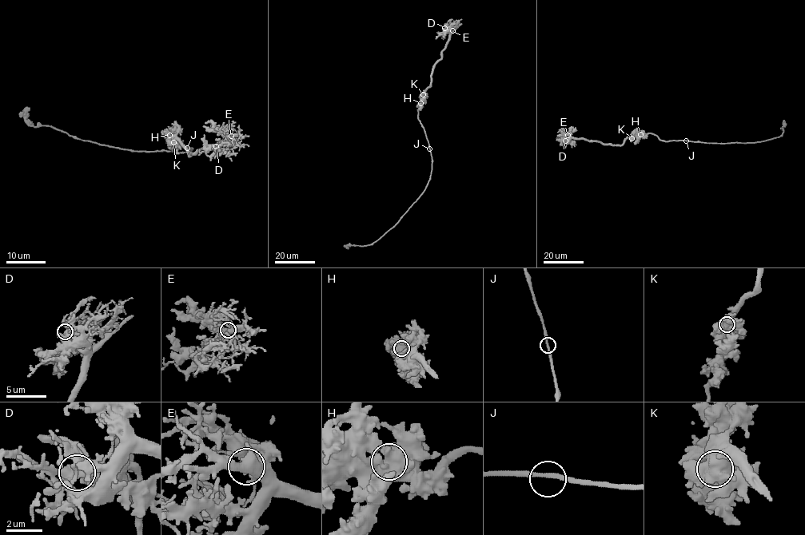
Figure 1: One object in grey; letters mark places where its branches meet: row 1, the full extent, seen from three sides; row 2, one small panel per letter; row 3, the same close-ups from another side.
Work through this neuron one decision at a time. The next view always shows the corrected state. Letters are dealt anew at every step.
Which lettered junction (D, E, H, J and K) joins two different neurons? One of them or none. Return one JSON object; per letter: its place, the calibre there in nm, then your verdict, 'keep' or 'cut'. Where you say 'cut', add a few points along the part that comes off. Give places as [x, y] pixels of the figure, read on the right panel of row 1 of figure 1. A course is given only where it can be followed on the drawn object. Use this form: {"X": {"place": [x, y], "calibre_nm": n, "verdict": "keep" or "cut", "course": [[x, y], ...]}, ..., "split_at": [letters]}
{"D": {"place": [565, 140], "calibre_nm": 400, "verdict": "keep"}, "E": {"place": [567, 135], "calibre_nm": 500, "verdict": "keep"}, "H": {"place": [640, 134], "calibre_nm": 700, "verdict": "keep"}, "J": {"place": [686, 140], "calibre_nm": 220, "verdict": "keep"}, "K": {"place": [631, 138], "calibre_nm": 800, "verdict": "keep"}, "split_at": []}

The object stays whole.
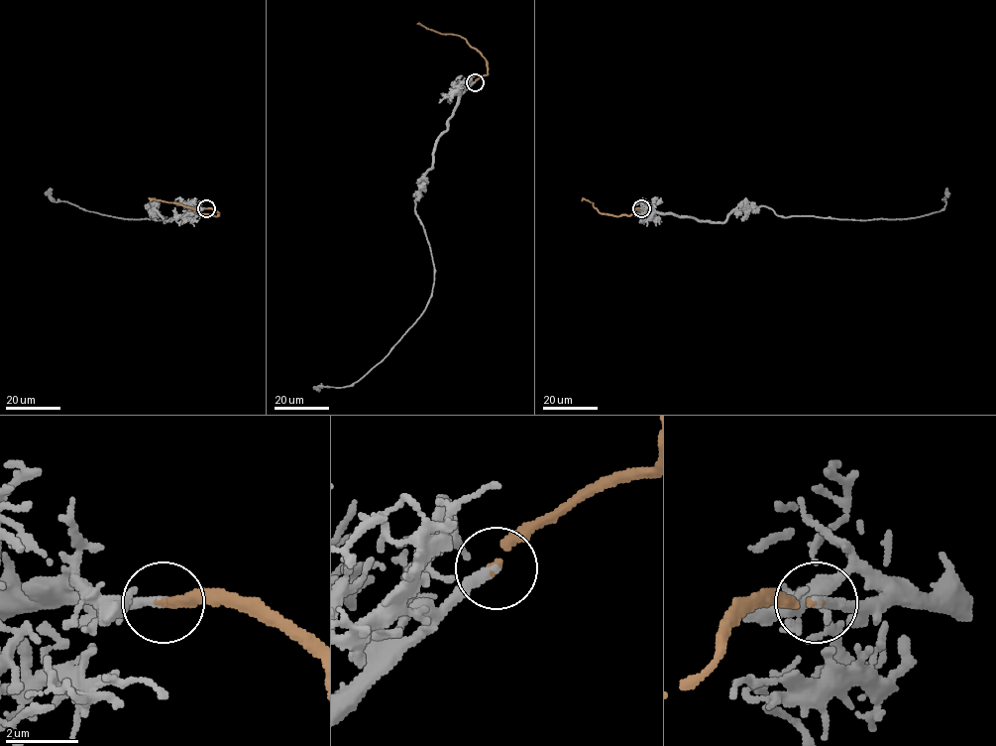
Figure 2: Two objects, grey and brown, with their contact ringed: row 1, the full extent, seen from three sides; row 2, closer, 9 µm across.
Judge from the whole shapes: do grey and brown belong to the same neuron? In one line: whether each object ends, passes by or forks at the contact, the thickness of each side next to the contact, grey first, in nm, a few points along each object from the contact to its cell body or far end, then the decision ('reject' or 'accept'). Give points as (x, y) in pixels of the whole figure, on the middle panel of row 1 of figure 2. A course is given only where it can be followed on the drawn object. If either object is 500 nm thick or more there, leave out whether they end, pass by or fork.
grey passes by; brown ends there; 190 nm thick on the grey side, 240 nm on the other; grey runs (475, 82), (438, 139), (415, 201), (434, 267), (432, 296), (424, 311), (359, 380), (346, 387), (321, 387); brown runs (475, 82), (488, 70), (488, 62), (480, 53), (458, 35), (439, 33), (416, 24); accept

